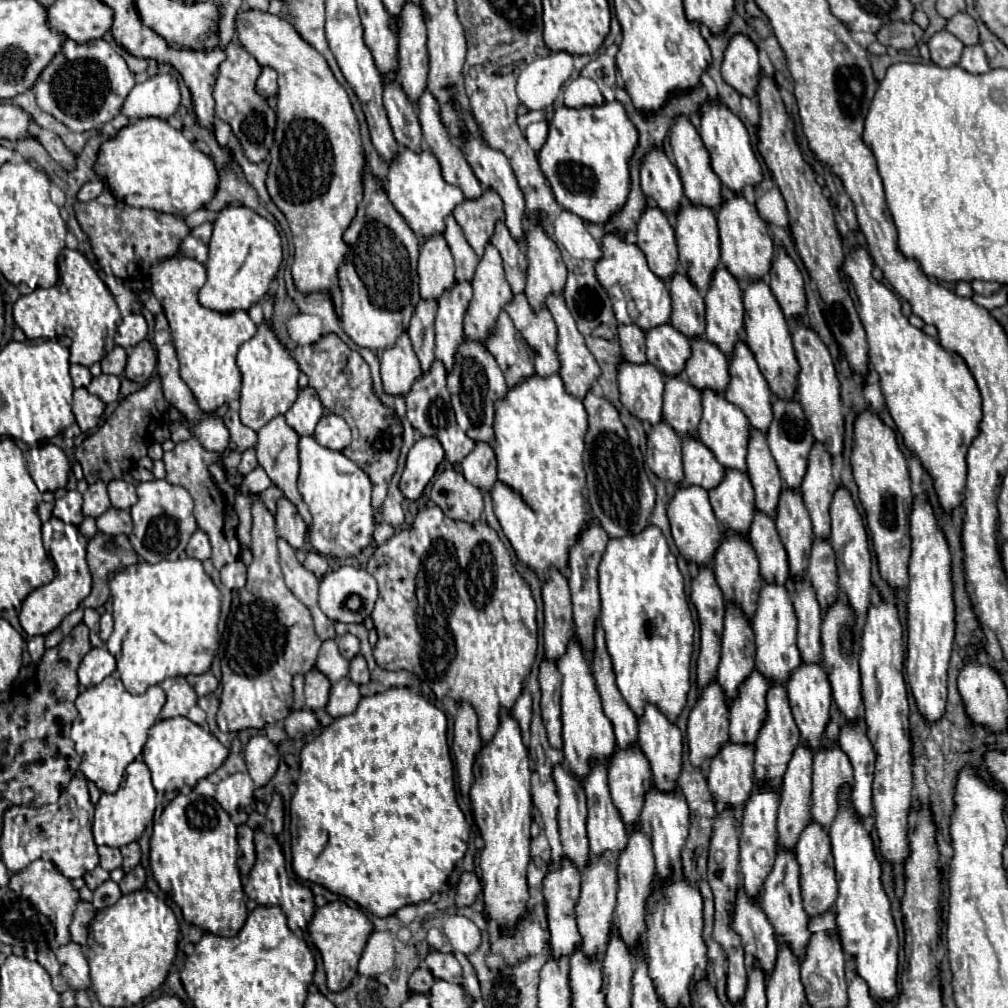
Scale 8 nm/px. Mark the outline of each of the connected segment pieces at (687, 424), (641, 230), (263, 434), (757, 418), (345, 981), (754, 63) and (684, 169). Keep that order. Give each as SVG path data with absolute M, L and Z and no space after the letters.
M664 376L664 420L680 438L698 440L702 394L684 376Z
M648 206L638 222L638 242L636 246L644 252L648 268L668 282L678 272L678 248L674 238L674 228L668 216Z
M284 414L272 418L264 428L258 430L256 454L258 454L258 464L266 470L270 480L284 492L286 498L290 498L298 506L300 516L306 520L306 524L310 524L310 512L306 512L302 496L296 490L296 480L298 480L298 434L294 434L294 430L290 430L290 426L286 424Z
M738 342L734 350L730 378L732 380L726 390L726 400L746 414L754 430L766 434L772 422L772 394L762 372L758 370L754 354L744 342Z
M328 902L326 906L318 908L312 922L310 922L310 936L316 944L316 948L322 954L324 968L326 968L326 978L328 978L328 988L332 992L340 992L352 984L352 978L356 976L358 960L362 956L362 950L368 942L368 936L372 932L372 922L362 910L350 908L346 902Z
M742 34L734 36L726 48L722 64L722 78L726 84L730 84L740 96L756 98L760 74L756 46L748 38L742 38Z
M682 116L676 118L676 122L672 126L672 134L670 134L670 146L672 146L674 164L676 164L678 172L680 172L682 184L684 184L684 196L694 206L704 206L704 208L716 210L724 200L722 198L722 184L720 184L718 176L712 172L708 150L704 148L704 142L702 142L700 134L696 132L696 128L690 124L688 118L682 118Z

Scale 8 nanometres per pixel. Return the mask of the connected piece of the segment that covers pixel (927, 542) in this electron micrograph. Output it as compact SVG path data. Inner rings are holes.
M914 500L910 516L910 584L908 584L908 686L912 688L916 706L924 720L936 722L944 714L946 706L946 670L954 640L954 598L950 576L950 552L948 542L938 530L936 516L930 504Z

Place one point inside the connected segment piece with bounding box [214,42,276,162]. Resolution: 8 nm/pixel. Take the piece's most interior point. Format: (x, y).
(252, 120)

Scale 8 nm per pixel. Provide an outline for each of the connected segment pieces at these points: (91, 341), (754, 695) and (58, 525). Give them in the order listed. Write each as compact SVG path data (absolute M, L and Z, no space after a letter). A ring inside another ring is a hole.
M64 248L58 258L58 274L60 278L52 288L38 288L16 300L14 320L24 330L26 338L68 336L72 340L70 362L92 366L114 348L114 334L120 322L118 306L108 286L82 252Z
M752 672L740 686L738 698L730 704L730 740L734 744L752 744L766 720L768 682L760 672Z
M52 517L42 525L42 539L45 550L56 564L56 578L50 584L36 588L22 602L22 610L18 616L28 636L52 632L64 620L64 616L68 616L80 606L80 602L90 594L90 586L92 586L90 570L86 564L86 538L80 534L77 526Z

